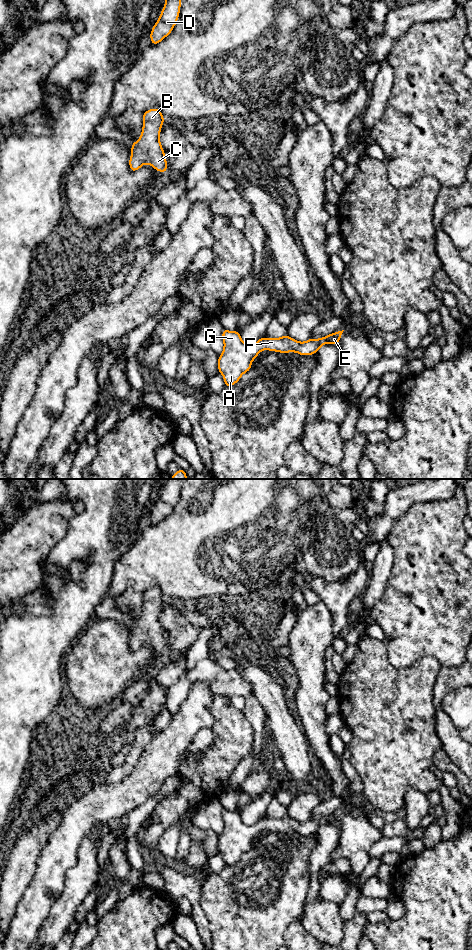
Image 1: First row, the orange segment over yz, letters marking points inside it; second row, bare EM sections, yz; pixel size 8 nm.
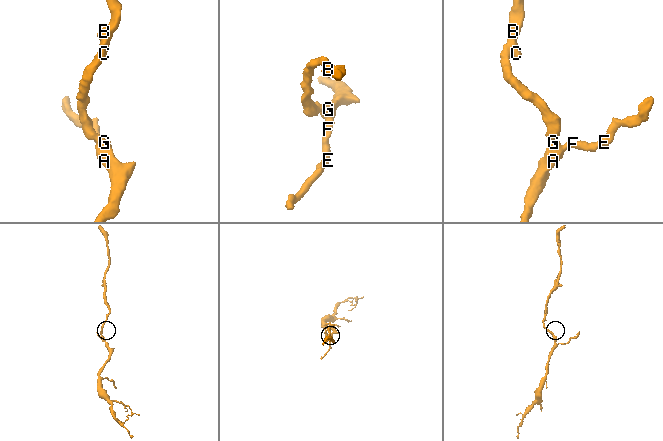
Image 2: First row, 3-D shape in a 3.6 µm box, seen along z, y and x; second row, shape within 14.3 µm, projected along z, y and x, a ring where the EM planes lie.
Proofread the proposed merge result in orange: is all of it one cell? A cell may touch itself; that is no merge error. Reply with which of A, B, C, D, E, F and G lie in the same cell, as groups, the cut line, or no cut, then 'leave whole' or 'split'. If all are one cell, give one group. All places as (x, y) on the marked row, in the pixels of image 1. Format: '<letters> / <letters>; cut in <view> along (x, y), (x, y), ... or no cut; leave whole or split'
A B C D E F G; no cut; leave whole

